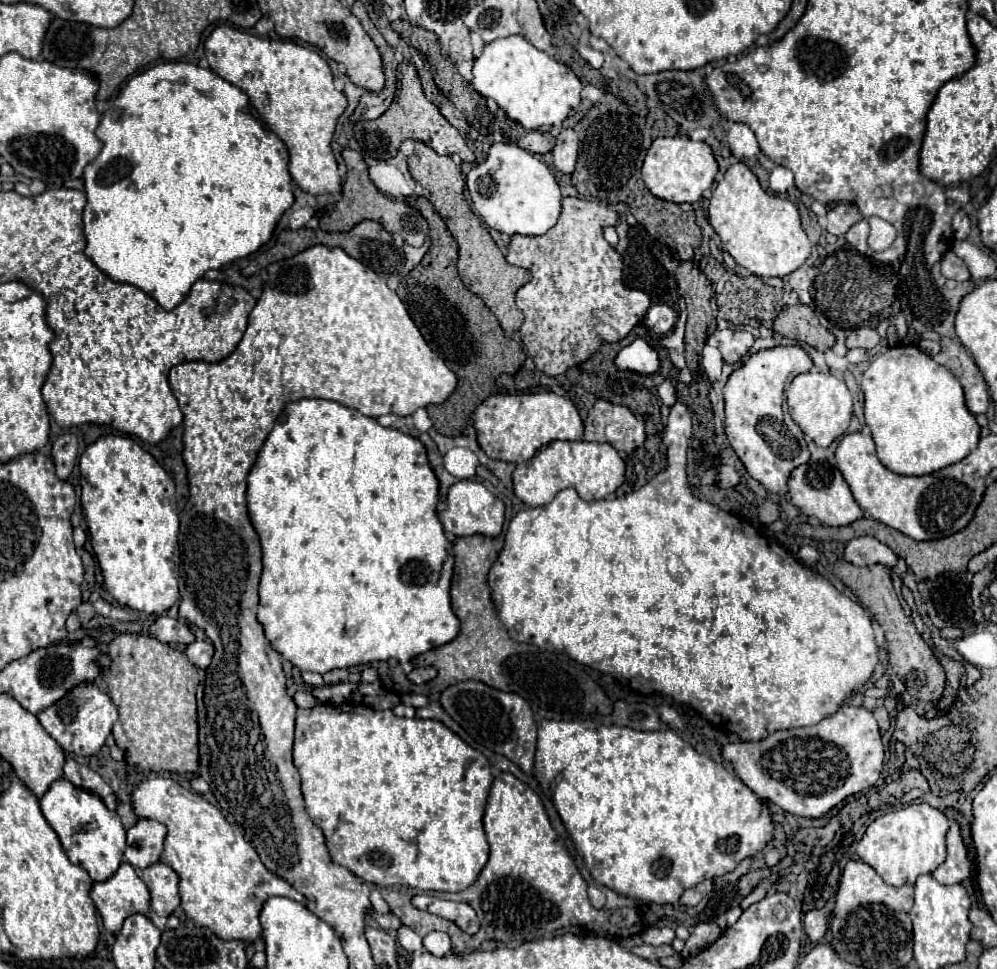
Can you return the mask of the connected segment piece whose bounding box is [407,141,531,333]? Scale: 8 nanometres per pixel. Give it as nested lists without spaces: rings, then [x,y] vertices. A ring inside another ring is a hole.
[[[417,141],[415,151],[407,157],[407,163],[409,163],[409,173],[423,187],[423,191],[427,193],[427,199],[433,203],[435,211],[443,217],[447,229],[451,231],[451,235],[455,237],[455,241],[459,245],[457,271],[459,271],[461,281],[465,283],[465,287],[469,291],[473,291],[475,295],[479,295],[485,301],[485,305],[499,319],[505,333],[517,331],[523,325],[523,313],[515,305],[515,293],[519,287],[523,287],[531,279],[531,273],[523,267],[509,265],[505,261],[505,255],[499,251],[499,247],[491,239],[489,231],[473,215],[471,207],[465,201],[465,195],[463,195],[465,177],[463,177],[459,165],[451,157],[447,157],[447,155],[441,157],[431,147]]]

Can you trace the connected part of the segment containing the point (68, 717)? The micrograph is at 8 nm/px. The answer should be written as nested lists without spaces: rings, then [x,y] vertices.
[[[89,683],[89,685],[77,685],[61,701],[41,711],[37,717],[43,729],[59,743],[59,747],[65,753],[91,757],[105,745],[105,739],[111,733],[111,727],[117,721],[119,713],[109,695],[99,687],[99,683]]]

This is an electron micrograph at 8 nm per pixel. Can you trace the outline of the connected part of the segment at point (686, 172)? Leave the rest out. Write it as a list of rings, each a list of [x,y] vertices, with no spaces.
[[[659,137],[651,143],[643,167],[641,179],[645,187],[659,199],[671,203],[695,203],[701,199],[703,191],[711,187],[717,175],[717,161],[713,151],[703,141],[693,141],[689,137]]]

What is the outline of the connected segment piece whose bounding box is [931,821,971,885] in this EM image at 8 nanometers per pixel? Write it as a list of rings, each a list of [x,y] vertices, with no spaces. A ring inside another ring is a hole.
[[[951,821],[945,841],[947,841],[947,859],[931,875],[933,879],[945,885],[961,883],[971,875],[971,863],[967,859],[967,849],[963,845],[957,821]]]

